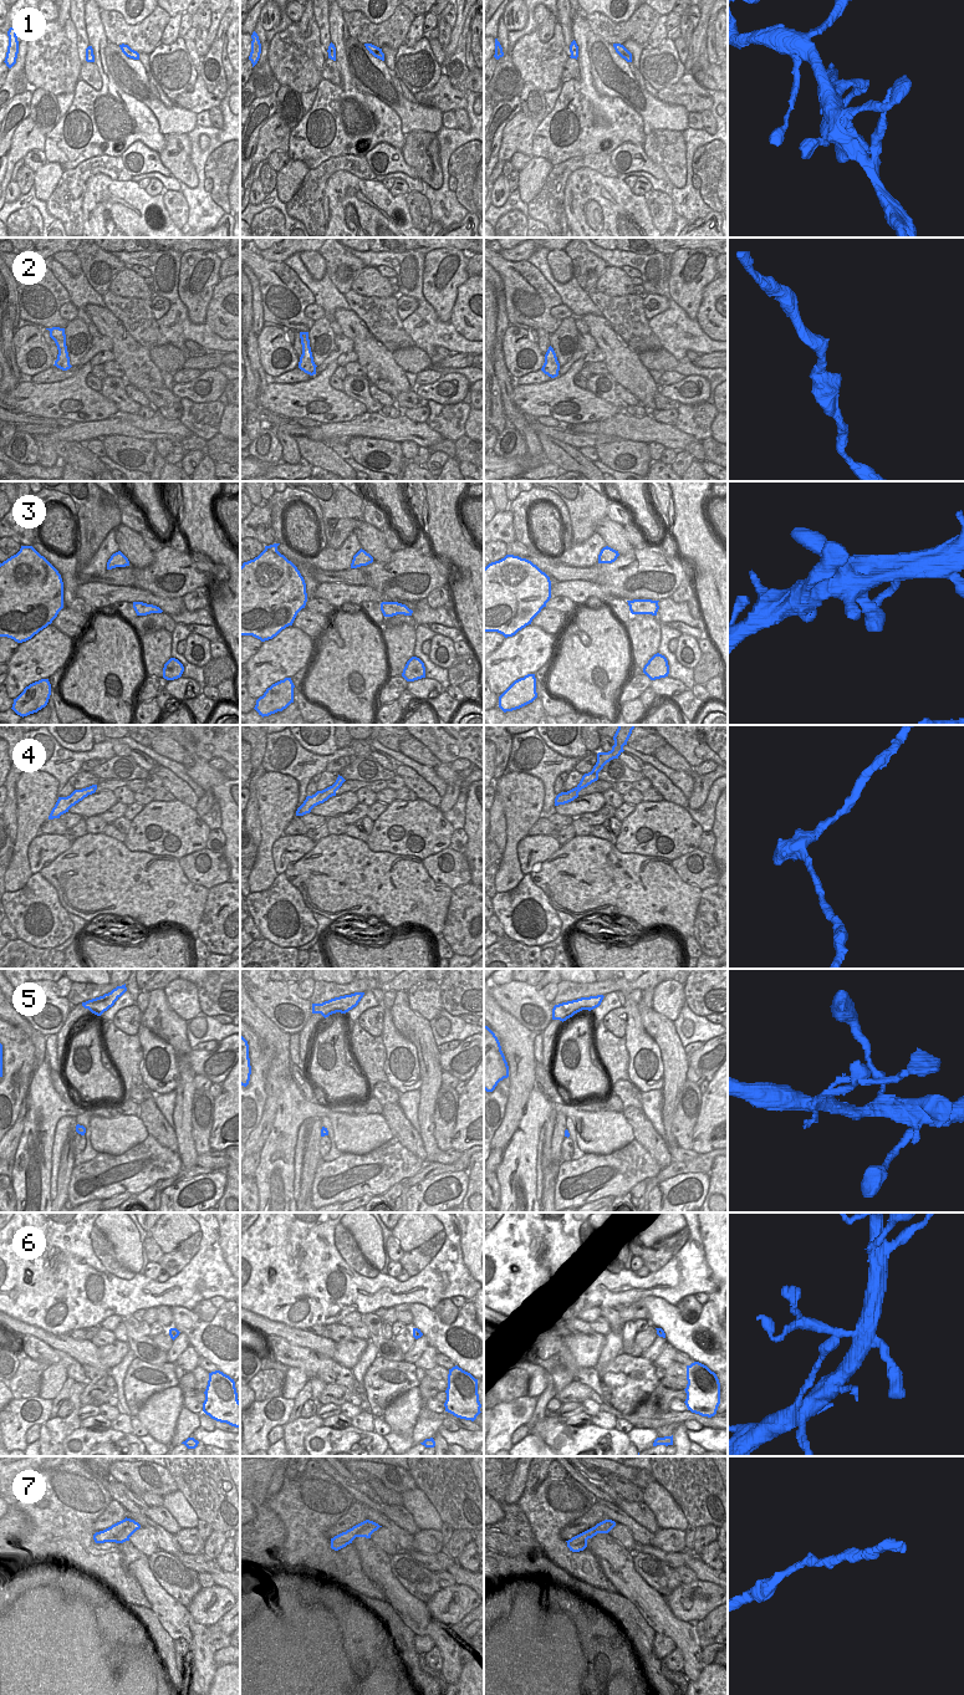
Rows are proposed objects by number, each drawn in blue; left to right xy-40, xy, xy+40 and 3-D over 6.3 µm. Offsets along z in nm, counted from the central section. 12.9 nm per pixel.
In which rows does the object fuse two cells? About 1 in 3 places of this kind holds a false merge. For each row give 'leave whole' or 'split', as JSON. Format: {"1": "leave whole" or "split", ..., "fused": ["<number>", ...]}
{"1": "leave whole", "2": "leave whole", "3": "leave whole", "4": "leave whole", "5": "split", "6": "leave whole", "7": "leave whole", "fused": ["5"]}

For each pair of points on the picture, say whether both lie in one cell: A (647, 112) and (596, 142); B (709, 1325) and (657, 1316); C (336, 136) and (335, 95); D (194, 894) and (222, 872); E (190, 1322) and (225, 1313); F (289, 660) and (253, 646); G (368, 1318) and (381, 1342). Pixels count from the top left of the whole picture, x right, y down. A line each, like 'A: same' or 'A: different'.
A: different
B: same
C: same
D: different
E: same
F: different
G: same

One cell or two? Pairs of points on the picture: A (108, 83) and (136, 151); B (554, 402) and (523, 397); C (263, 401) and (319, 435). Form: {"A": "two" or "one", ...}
{"A": "two", "B": "one", "C": "two"}

